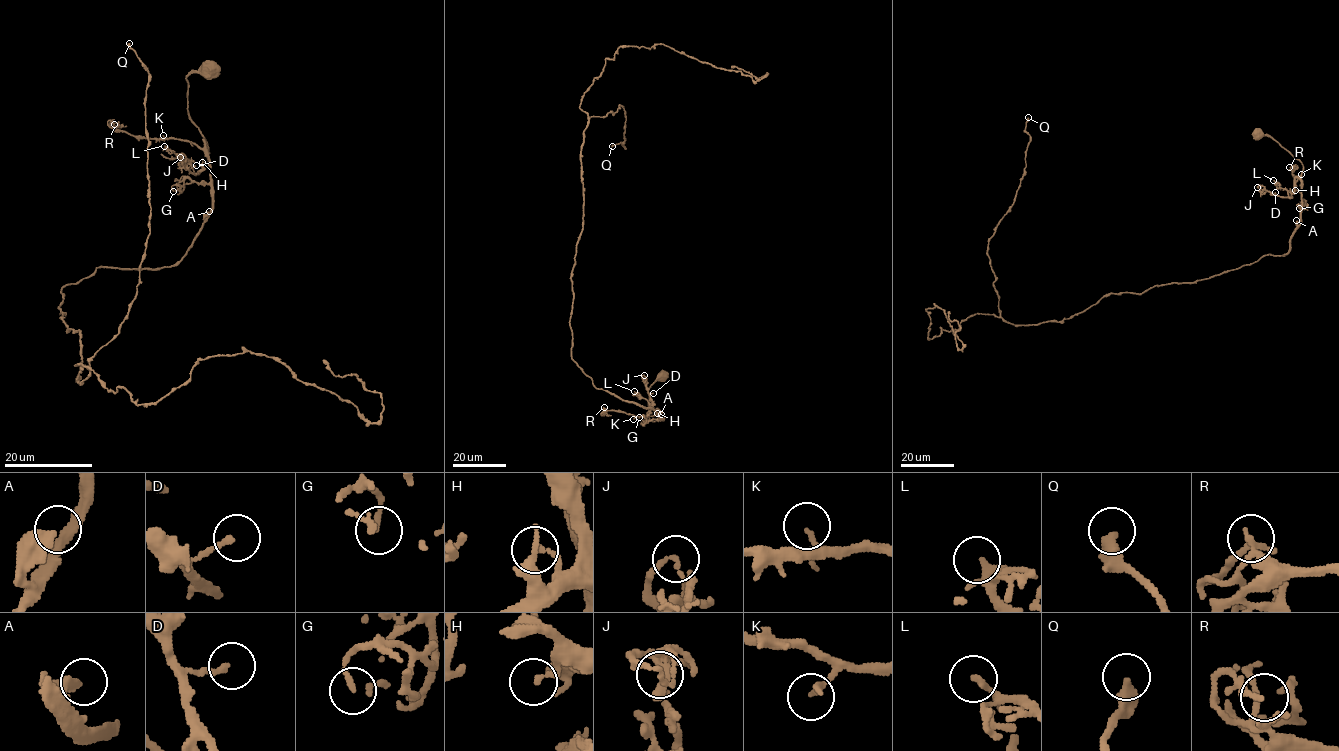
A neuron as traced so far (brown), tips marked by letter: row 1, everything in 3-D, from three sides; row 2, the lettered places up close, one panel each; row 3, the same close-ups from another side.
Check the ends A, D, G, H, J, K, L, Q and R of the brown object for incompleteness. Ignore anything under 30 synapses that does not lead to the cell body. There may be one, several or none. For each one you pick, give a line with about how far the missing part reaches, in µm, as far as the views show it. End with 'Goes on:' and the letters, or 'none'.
Q: missing 35 µm
Goes on: Q

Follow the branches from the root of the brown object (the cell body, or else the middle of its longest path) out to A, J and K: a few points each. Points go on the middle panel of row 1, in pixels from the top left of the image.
A: (661, 376), (647, 393), (649, 418), (663, 419), (659, 415), (661, 414)
J: (661, 376), (647, 391), (651, 421), (655, 421), (661, 411), (653, 408), (647, 383), (642, 377), (644, 375)
K: (661, 376), (647, 391), (649, 418), (651, 421), (658, 418), (659, 413), (633, 419)

